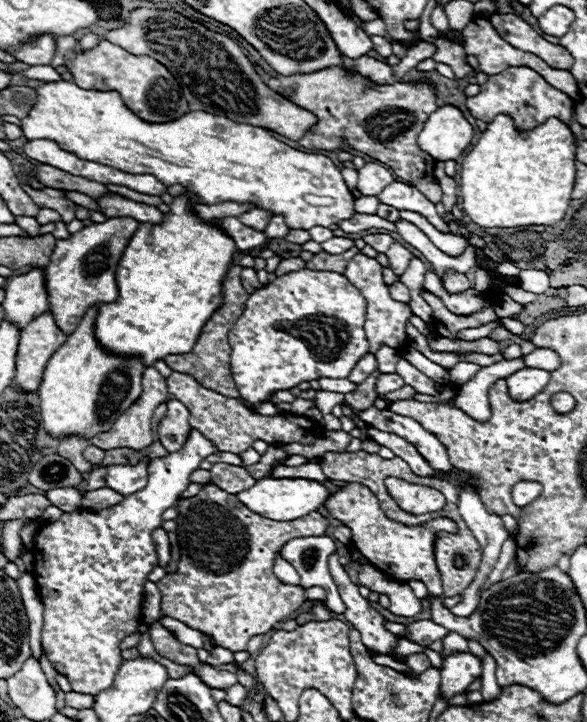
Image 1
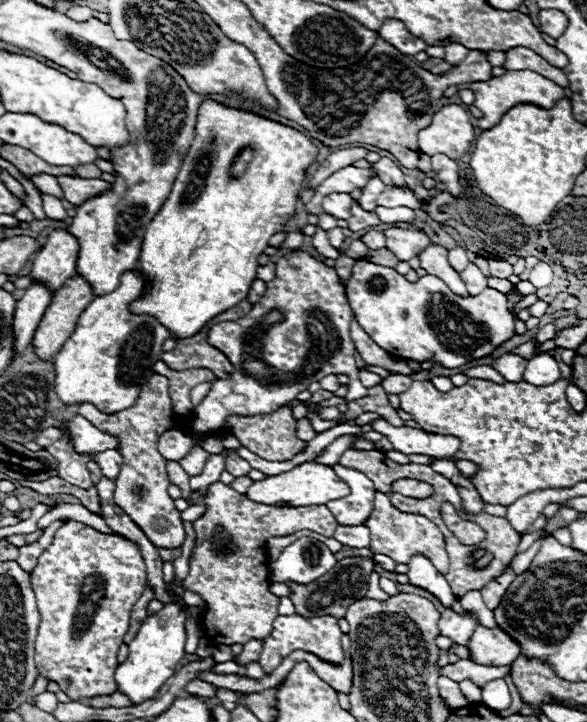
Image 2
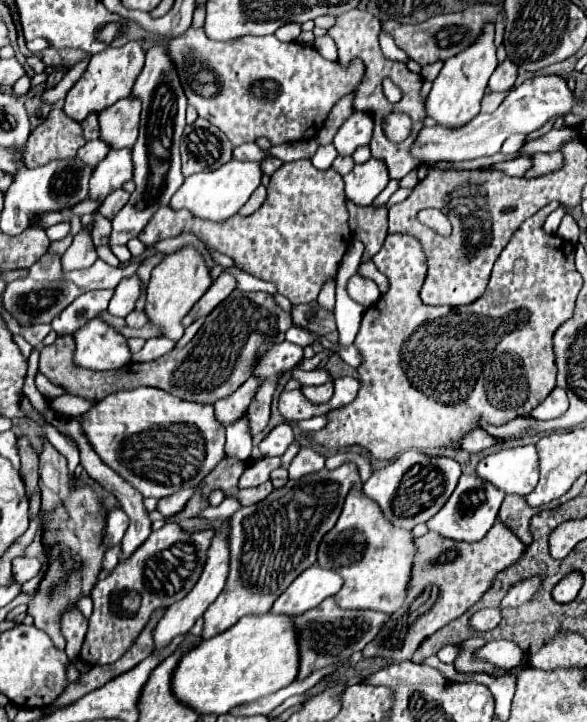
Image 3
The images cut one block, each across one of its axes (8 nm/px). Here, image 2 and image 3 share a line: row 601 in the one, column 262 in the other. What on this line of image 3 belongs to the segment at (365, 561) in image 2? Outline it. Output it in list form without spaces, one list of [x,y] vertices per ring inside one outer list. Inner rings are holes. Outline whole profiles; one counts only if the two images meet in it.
[[[236,290],[232,292],[232,296],[228,296],[228,300],[224,300],[224,304],[220,304],[220,308],[208,314],[208,318],[204,320],[202,328],[196,332],[192,342],[188,342],[184,348],[164,354],[158,360],[144,364],[130,362],[118,370],[92,372],[72,364],[74,338],[58,336],[54,344],[44,346],[40,350],[40,372],[52,384],[62,386],[68,394],[92,402],[100,402],[116,390],[154,386],[182,400],[214,404],[216,400],[232,394],[240,384],[244,384],[252,376],[258,356],[262,356],[276,342],[284,342],[284,332],[290,326],[292,326],[290,314],[280,310],[270,294],[266,292],[244,294],[242,290]]]

